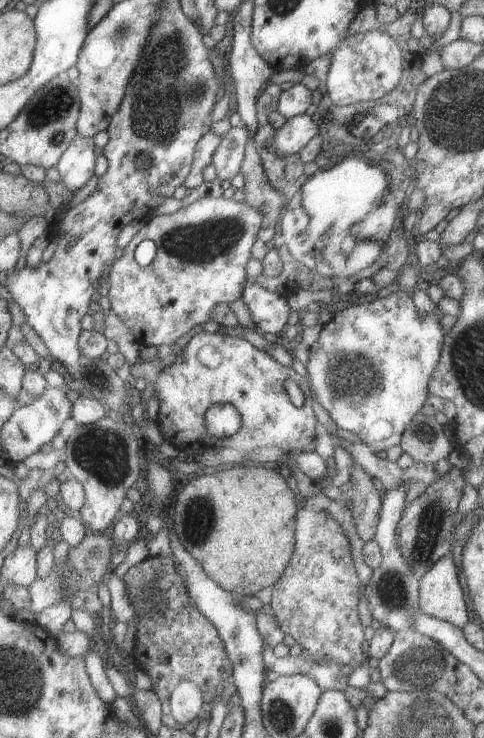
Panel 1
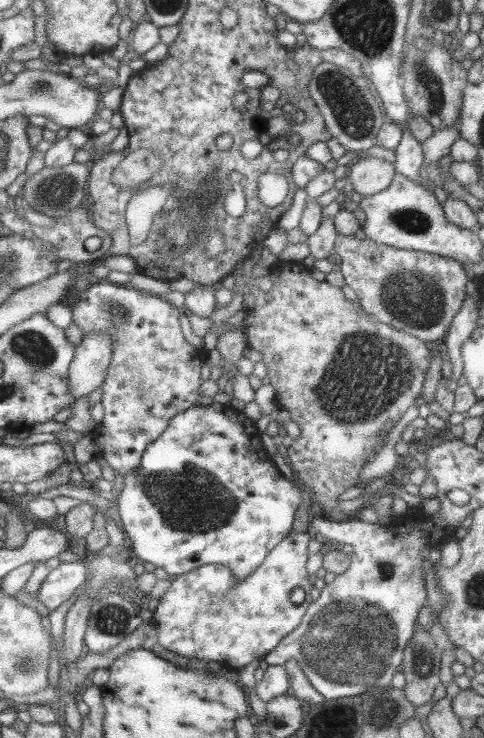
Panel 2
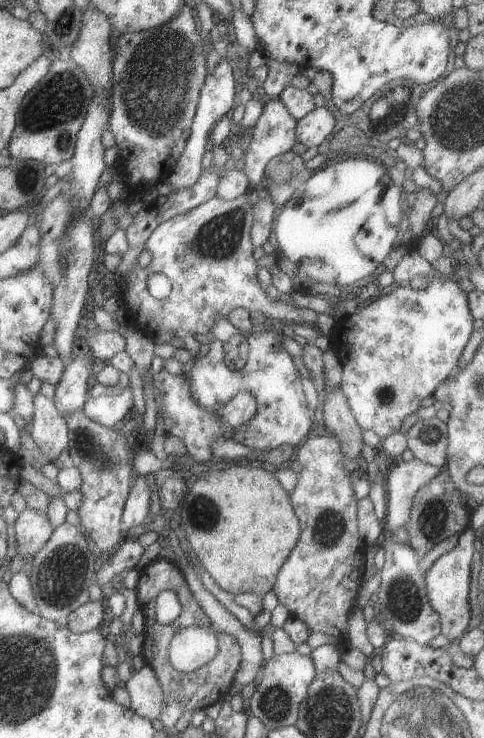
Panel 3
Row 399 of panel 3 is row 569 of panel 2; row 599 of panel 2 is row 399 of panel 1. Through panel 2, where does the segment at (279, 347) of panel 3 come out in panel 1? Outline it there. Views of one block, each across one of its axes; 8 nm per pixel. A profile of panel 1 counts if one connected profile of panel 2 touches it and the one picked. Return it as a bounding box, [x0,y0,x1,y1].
[154,331,317,455]

